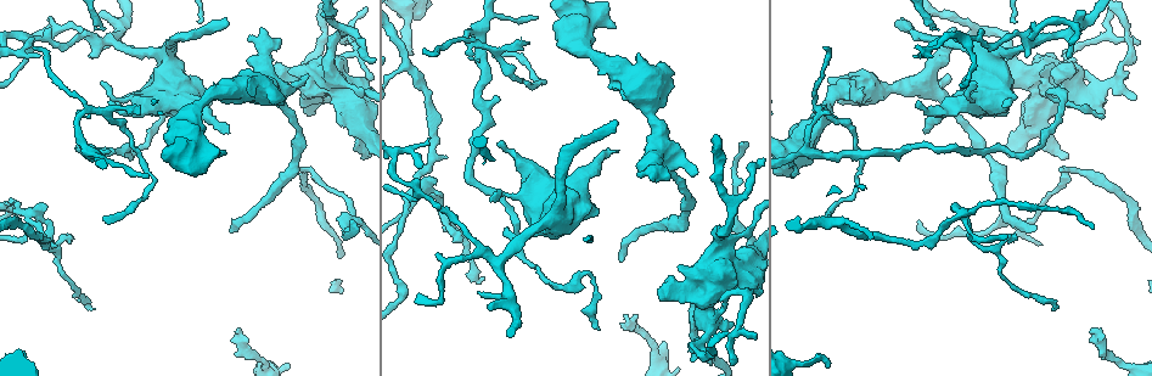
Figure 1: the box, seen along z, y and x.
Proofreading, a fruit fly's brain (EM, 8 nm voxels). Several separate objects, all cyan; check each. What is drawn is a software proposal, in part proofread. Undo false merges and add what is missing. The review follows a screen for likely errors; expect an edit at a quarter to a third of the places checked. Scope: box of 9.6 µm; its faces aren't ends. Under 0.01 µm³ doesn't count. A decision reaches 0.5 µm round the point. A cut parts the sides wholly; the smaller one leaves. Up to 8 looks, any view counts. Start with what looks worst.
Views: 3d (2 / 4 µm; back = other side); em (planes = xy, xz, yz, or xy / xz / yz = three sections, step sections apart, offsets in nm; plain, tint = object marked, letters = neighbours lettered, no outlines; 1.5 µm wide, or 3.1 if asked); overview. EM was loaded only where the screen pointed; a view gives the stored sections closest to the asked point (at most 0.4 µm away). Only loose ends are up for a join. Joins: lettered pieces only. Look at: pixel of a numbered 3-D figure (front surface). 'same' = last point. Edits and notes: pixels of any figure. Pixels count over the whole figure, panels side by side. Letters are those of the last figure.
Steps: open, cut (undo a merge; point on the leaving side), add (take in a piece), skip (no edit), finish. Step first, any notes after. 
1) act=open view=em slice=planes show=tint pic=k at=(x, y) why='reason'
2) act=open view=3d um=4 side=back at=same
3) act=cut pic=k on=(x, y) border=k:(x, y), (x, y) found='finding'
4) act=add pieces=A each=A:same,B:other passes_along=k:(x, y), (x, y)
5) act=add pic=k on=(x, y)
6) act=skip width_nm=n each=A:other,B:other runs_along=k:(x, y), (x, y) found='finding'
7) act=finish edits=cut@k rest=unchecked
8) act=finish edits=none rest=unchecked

act=open view=3d um=4 pic=1 at=(897, 19) why='end of a long branch'

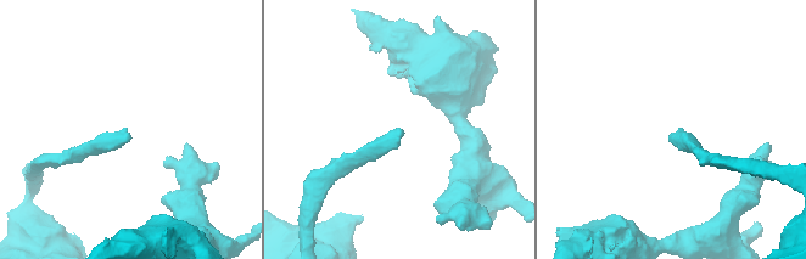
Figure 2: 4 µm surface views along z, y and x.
act=open view=em slice=planes show=letters pic=2 at=(675, 133) why='now the EM'

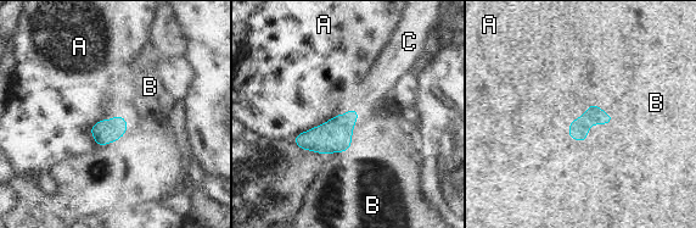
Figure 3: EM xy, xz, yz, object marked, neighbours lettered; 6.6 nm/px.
act=add pieces=C width_nm=130 each=A:other,B:other,C:same passes_along=3:(334, 135), (355, 109), (374, 88) found='the cell continues'

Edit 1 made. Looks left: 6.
act=open view=em slice=yz step=8 show=letters pic=1 at=(820, 107) why='three-way junction'

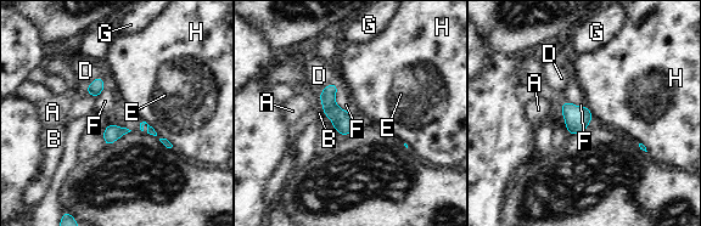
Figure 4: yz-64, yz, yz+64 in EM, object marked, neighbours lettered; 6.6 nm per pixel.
act=open view=em slice=planes show=letters at=same why='another direction'

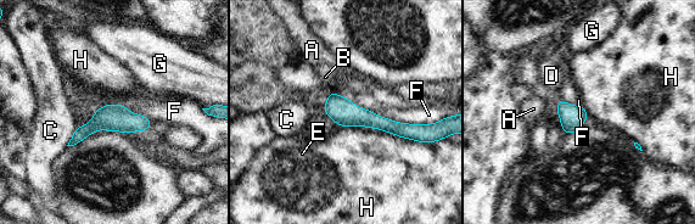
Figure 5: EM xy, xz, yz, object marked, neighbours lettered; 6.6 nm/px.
act=skip width_nm=160 each=A:other,B:other,C:other,D:other,E:other,F:other,G:other,H:other found='all the same cell'

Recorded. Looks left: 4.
act=open view=em slice=planes show=plain pic=1 at=(975, 82)

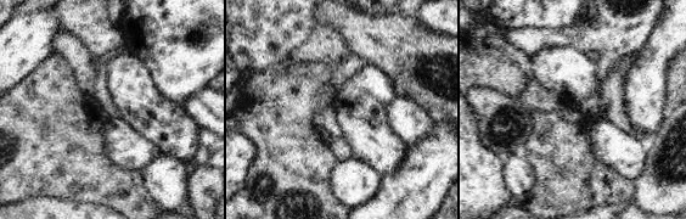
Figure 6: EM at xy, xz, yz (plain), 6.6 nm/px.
act=open view=em slice=planes show=letters at=same

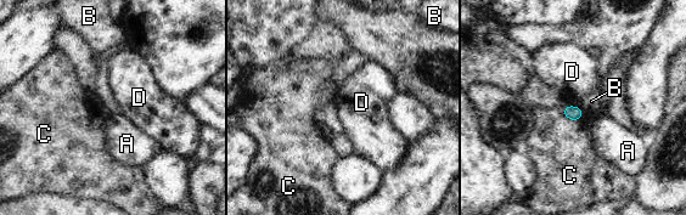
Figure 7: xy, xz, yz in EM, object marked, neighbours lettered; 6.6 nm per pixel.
act=skip each=A:other,B:other,C:other,D:other found='no lettered piece goes on from it'

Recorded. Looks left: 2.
act=finish edits=add@3 rest=unchecked

